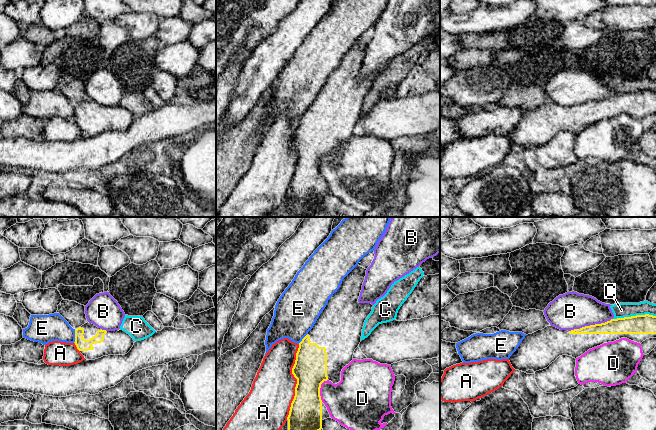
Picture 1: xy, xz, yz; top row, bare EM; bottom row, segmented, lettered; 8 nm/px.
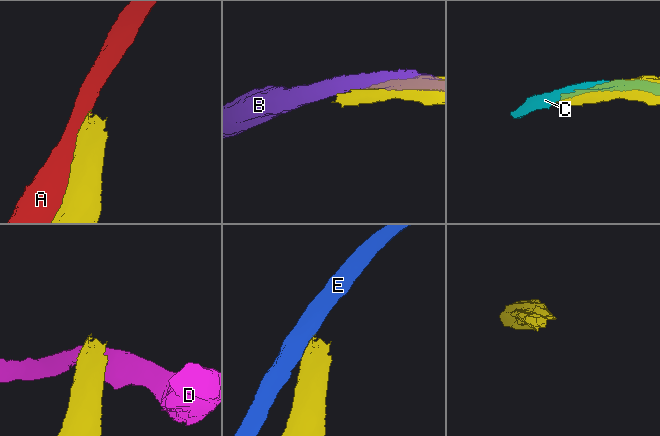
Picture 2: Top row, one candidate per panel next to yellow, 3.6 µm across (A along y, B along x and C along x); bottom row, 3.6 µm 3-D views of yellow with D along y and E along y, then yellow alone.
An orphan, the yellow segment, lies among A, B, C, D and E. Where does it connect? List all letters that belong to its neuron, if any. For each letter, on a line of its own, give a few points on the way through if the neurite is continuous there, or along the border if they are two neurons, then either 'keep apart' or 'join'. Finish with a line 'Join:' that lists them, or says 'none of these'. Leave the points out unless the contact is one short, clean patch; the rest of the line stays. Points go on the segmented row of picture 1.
A: keep apart
B: keep apart
C: keep apart
D: keep apart
E: along xy (75, 330), (75, 340), (73, 342) | keep apart
Join: none of these

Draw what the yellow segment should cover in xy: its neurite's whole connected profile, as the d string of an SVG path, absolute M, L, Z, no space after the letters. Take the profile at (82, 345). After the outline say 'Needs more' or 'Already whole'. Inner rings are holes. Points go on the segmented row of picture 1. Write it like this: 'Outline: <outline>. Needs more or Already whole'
Outline: M92 323L75 330L75 345L87 360L108 355L125 355L134 345L133 338L123 330L106 331Z. Needs more

